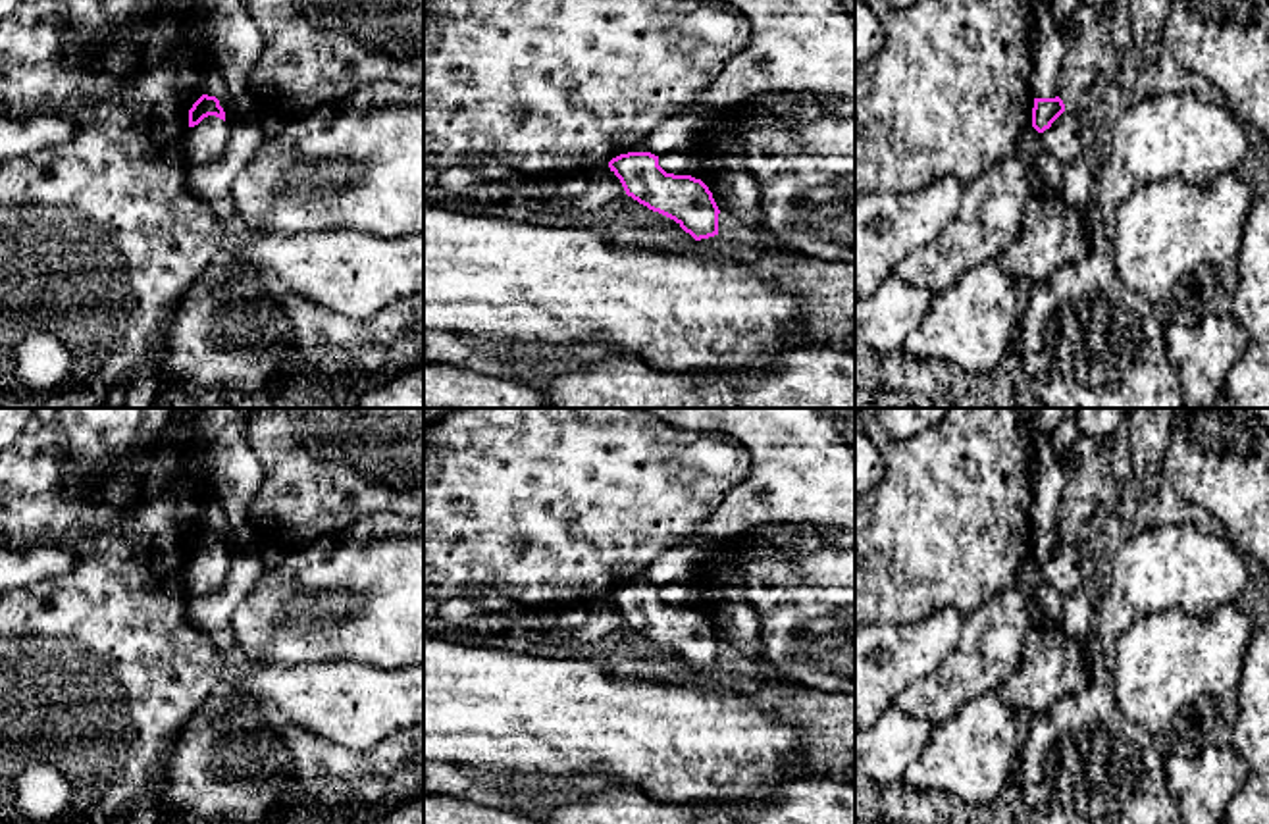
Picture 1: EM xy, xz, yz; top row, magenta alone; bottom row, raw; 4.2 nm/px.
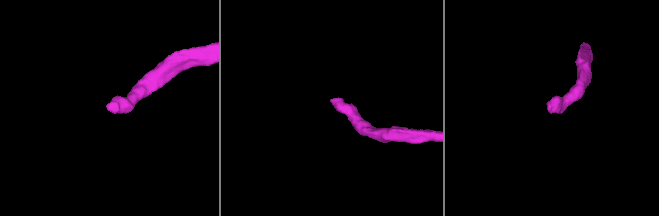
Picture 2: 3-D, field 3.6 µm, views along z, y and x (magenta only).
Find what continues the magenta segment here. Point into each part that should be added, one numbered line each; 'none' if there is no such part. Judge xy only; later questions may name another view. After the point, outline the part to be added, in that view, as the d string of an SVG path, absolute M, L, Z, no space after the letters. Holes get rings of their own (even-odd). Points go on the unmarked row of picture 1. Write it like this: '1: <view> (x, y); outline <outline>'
1: xy (205, 574); outline M208 547L191 558L185 570L185 585L189 599L214 595L221 589L229 572L227 553Z

